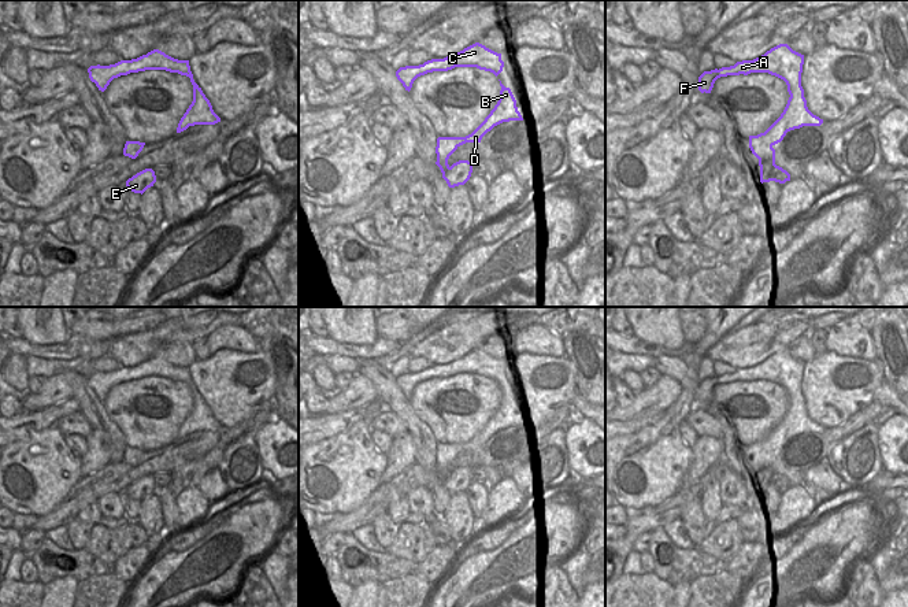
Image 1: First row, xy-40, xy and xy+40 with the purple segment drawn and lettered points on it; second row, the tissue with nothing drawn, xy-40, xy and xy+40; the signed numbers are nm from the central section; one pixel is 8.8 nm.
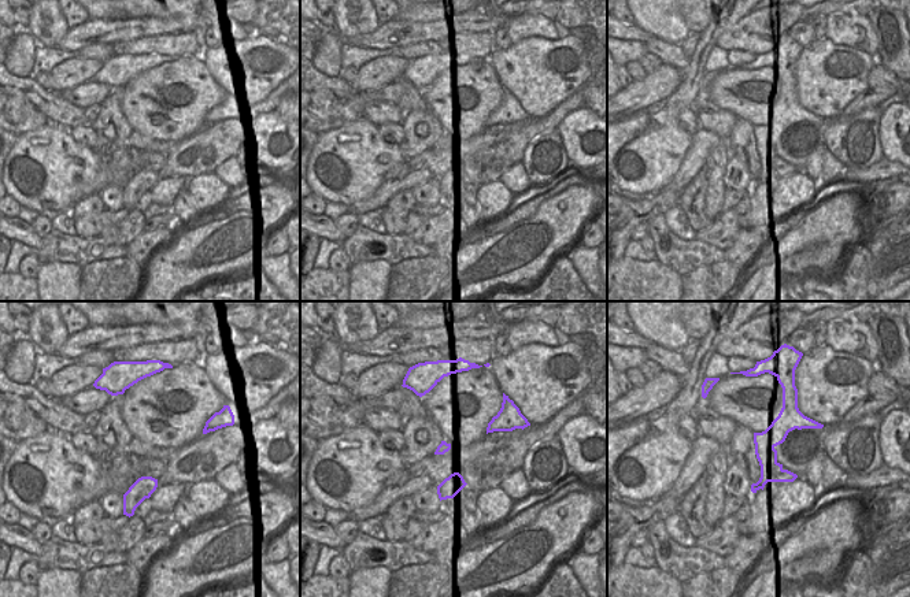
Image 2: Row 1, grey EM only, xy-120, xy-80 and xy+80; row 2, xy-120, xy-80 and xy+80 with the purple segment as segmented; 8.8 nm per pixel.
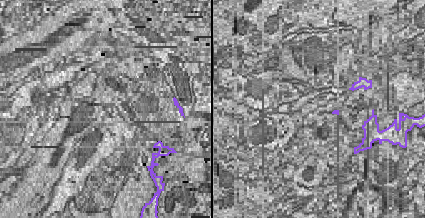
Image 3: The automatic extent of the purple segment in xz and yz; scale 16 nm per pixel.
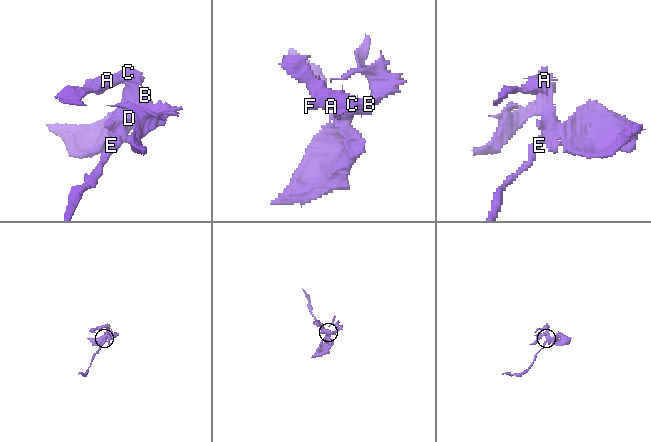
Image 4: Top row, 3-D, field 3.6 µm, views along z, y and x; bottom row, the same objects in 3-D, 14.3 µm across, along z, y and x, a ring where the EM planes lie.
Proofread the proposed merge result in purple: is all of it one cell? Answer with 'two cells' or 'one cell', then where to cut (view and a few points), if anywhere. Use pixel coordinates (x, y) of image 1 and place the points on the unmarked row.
two cells | xy (449, 474), (441, 478)

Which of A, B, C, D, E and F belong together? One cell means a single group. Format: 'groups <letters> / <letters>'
groups A B C D F / E

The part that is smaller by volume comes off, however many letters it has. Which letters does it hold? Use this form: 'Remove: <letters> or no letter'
Remove: E

